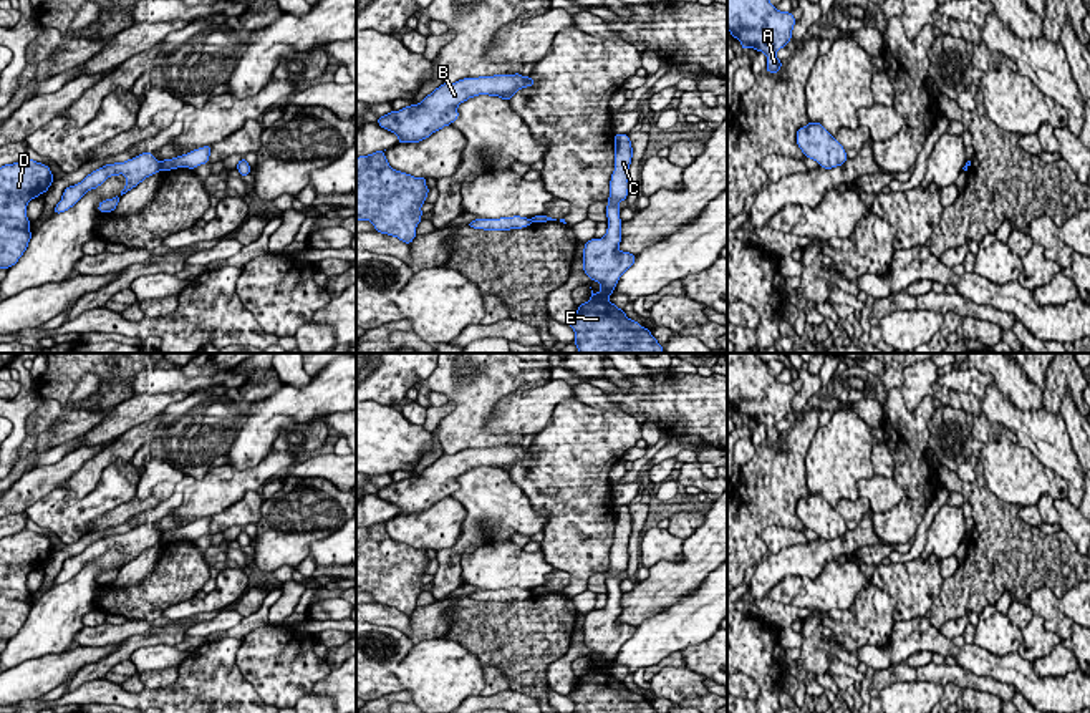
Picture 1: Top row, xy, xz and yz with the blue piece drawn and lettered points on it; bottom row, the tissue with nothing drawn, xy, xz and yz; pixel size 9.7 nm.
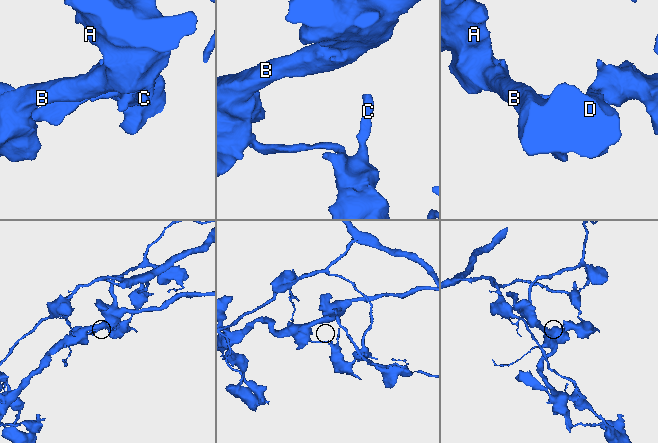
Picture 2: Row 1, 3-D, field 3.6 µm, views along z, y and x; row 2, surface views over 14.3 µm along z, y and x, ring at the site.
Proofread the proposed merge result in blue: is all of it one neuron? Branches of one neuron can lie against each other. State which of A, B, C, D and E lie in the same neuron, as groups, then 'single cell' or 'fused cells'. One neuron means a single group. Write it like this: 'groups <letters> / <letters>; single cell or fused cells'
groups A B D / C E; fused cells

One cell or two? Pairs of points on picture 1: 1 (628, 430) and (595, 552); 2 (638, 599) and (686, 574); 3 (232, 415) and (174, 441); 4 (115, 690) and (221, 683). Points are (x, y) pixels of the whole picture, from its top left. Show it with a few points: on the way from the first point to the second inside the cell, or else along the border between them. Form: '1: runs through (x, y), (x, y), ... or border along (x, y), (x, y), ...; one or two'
1: runs through (597, 456), (587, 466), (592, 521); one
2: runs through (650, 597), (675, 579); one
3: runs through (217, 420), (189, 441); one
4: runs through (141, 695), (194, 695); one

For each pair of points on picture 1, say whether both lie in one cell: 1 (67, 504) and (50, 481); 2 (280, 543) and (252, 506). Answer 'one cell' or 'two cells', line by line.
1: two cells
2: two cells

